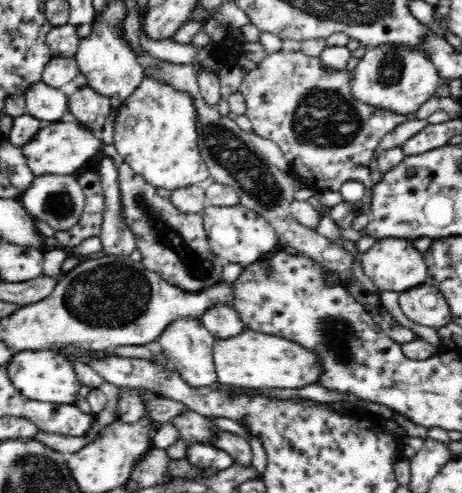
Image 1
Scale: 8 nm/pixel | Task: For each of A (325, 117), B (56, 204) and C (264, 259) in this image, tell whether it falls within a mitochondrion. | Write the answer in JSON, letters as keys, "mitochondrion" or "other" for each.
{"A":"mitochondrion","B":"mitochondrion","C":"other"}

